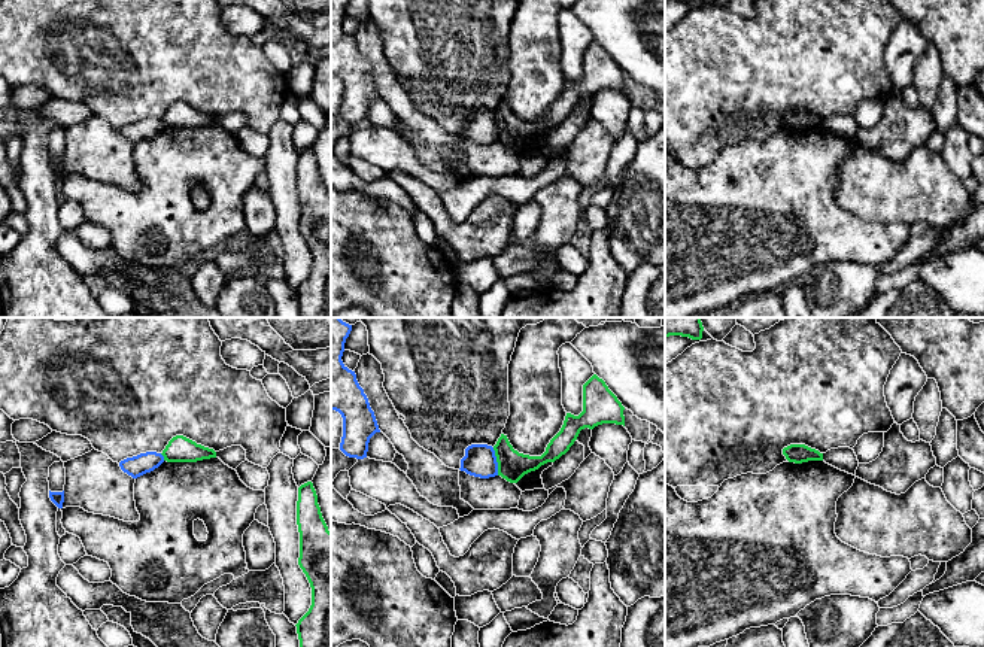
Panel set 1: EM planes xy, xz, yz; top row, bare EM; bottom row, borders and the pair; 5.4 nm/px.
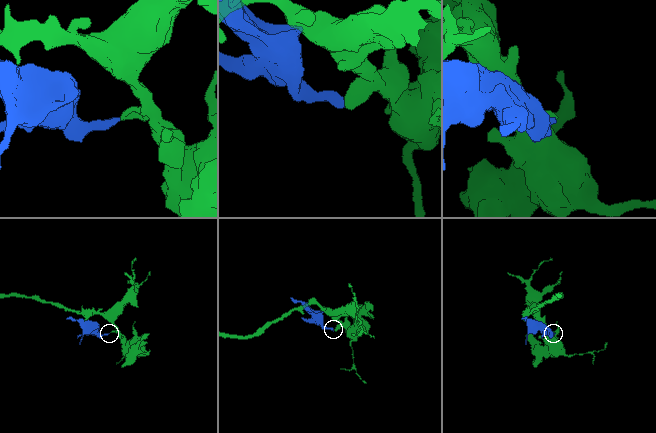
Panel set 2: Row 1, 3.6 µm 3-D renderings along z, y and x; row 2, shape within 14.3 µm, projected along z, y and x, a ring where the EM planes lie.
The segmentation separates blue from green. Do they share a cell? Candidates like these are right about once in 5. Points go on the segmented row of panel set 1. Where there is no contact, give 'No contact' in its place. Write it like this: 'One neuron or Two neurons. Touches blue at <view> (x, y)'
Two neurons. Touches blue at xz (495, 461)

